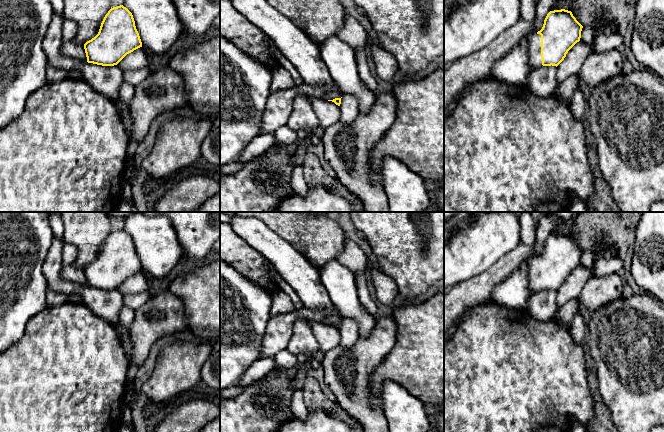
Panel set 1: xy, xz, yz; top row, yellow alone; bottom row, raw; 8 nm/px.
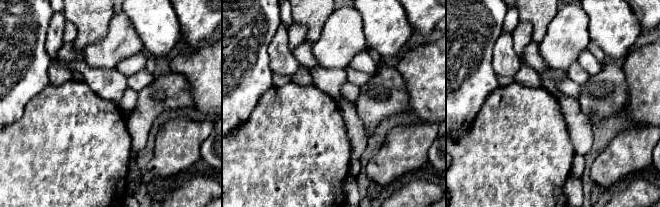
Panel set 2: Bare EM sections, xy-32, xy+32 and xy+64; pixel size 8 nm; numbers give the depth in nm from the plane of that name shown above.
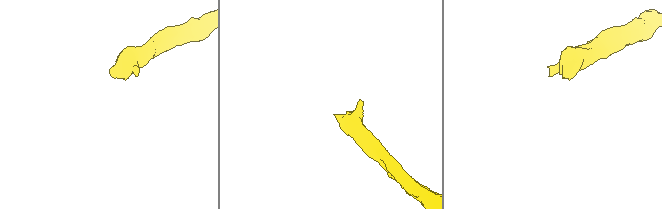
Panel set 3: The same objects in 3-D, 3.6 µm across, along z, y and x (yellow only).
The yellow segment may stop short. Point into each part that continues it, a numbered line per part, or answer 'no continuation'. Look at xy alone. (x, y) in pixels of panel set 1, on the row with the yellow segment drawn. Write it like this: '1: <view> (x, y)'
no continuation

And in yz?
1: yz (534, 52)

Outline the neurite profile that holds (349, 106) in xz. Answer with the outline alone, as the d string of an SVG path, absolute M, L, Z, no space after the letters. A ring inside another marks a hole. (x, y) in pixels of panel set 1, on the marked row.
M344 94L341 98L340 110L339 122L342 124L353 123L359 114L358 99L352 94Z

